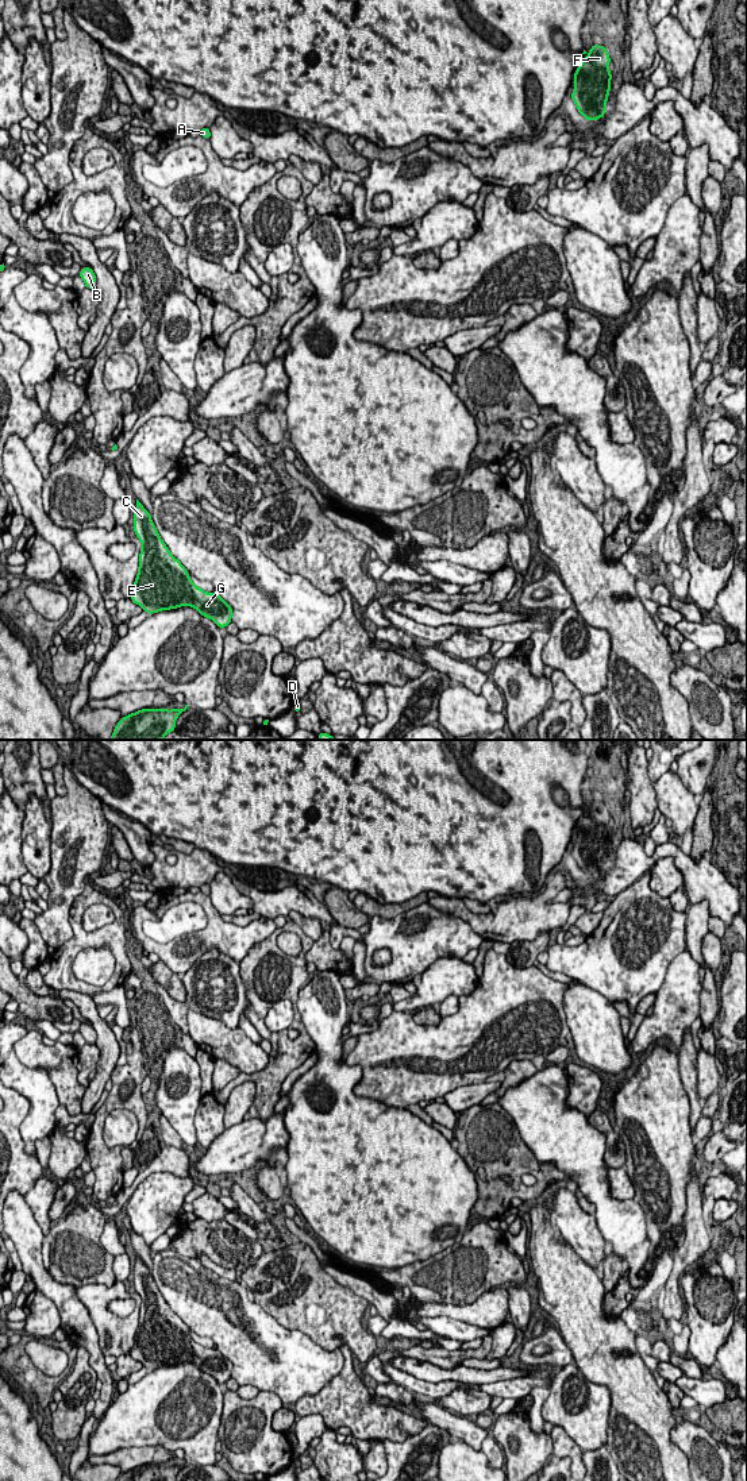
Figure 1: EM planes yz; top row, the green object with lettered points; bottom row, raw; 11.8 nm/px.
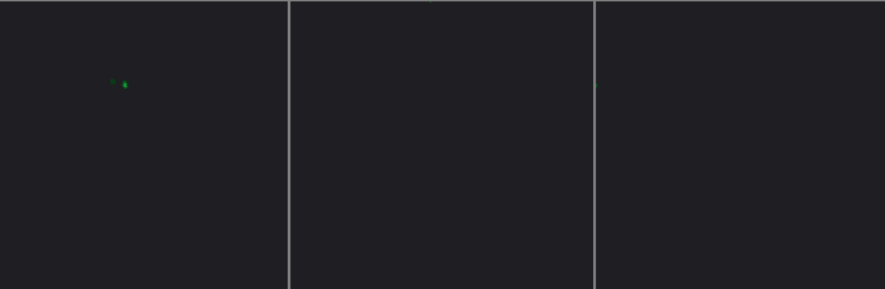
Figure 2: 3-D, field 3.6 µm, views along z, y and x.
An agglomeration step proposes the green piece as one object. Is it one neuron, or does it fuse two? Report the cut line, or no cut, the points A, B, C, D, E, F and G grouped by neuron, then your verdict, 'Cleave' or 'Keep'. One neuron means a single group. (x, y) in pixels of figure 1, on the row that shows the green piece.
No split. Groups: A B C D E F G. Keep

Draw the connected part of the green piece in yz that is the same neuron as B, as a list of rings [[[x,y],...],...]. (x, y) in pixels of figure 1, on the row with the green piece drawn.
[[[81,267],[78,274],[88,289],[96,290],[97,279],[96,279],[96,275],[91,267]]]

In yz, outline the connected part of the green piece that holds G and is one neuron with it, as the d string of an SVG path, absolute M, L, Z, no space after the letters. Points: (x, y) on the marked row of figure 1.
M138 500L132 529L142 543L130 598L134 603L147 614L190 606L219 628L232 622L232 608L217 593L207 593L190 581L188 570L172 555L150 513Z

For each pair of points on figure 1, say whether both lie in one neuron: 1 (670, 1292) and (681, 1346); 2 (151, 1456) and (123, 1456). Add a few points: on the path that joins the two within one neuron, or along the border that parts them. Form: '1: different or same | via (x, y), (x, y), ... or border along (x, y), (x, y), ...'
1: different | border along (681, 1292), (685, 1308)
2: same | via (145, 1456), (130, 1456)

